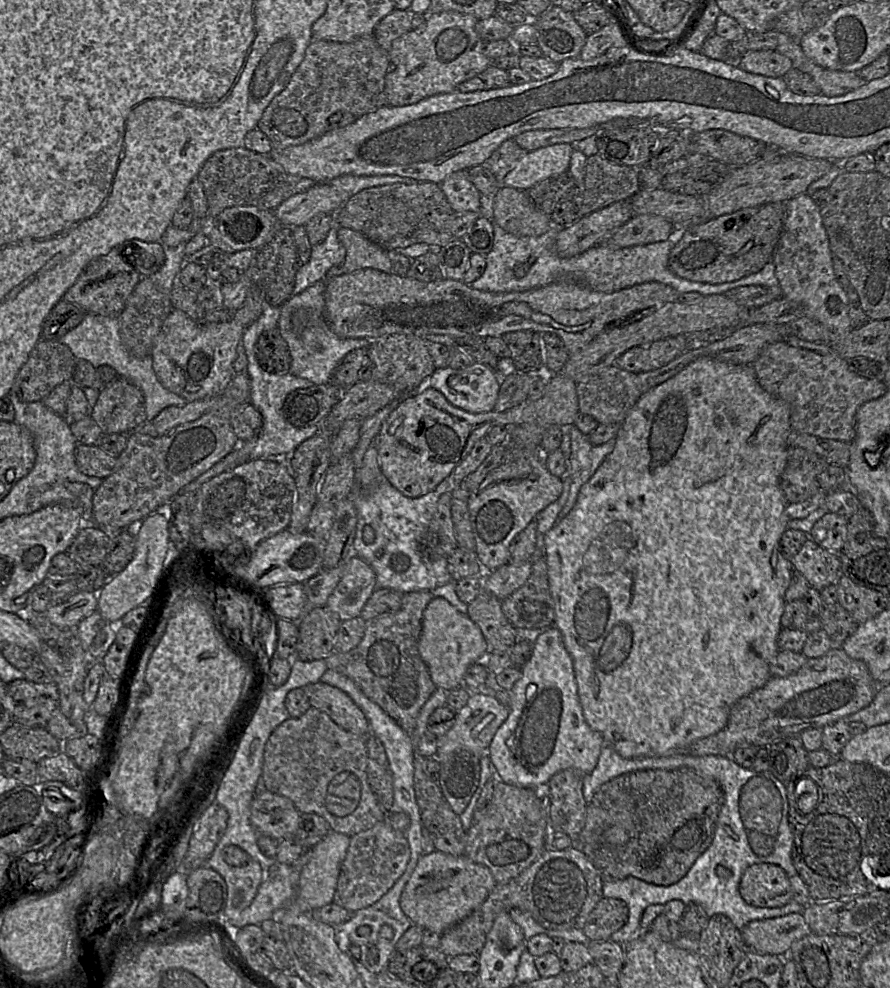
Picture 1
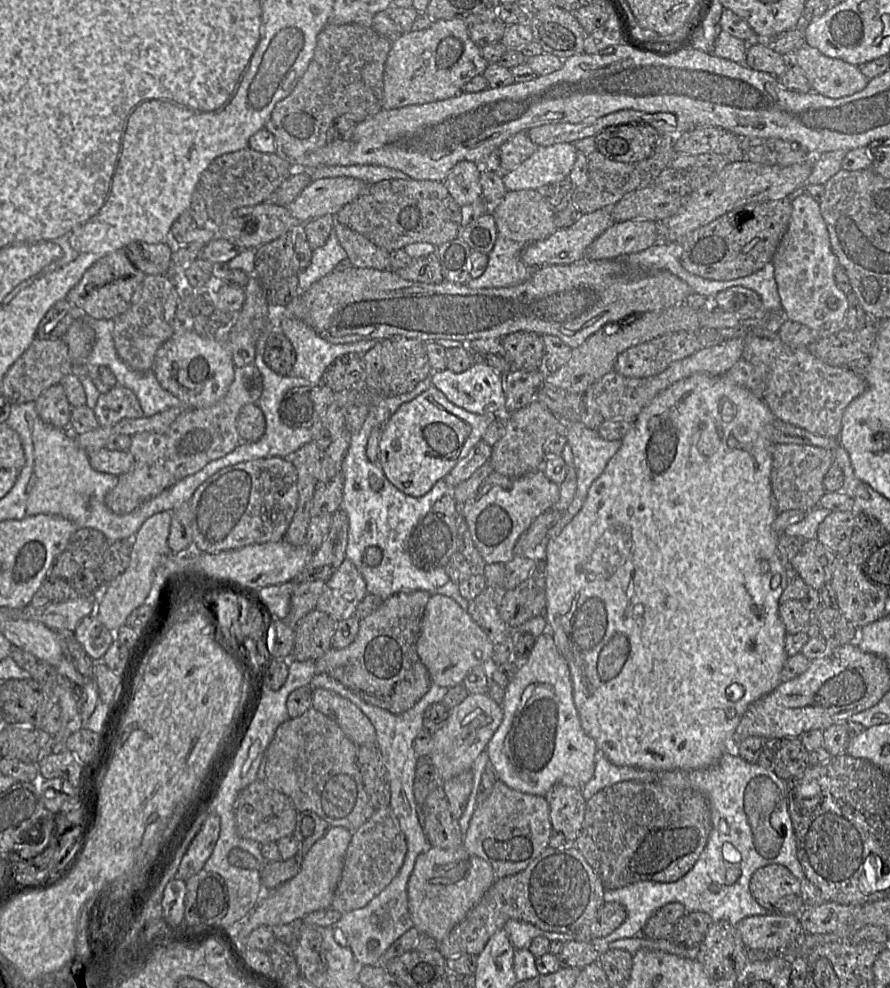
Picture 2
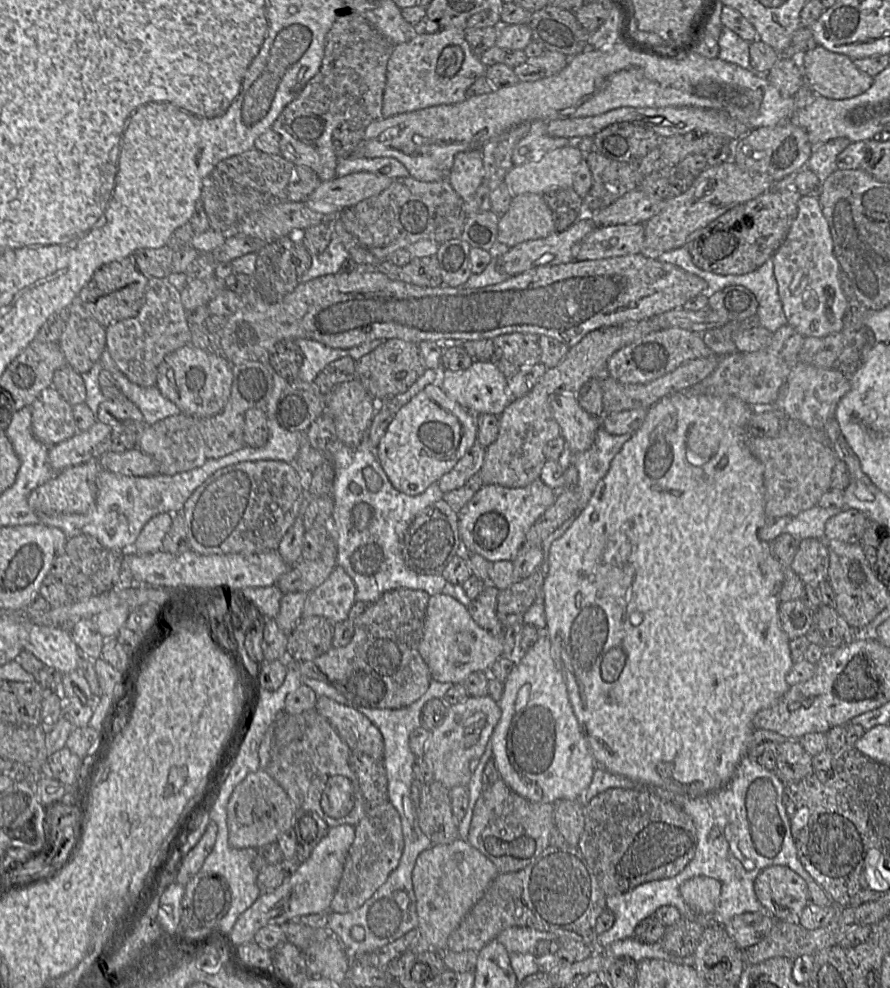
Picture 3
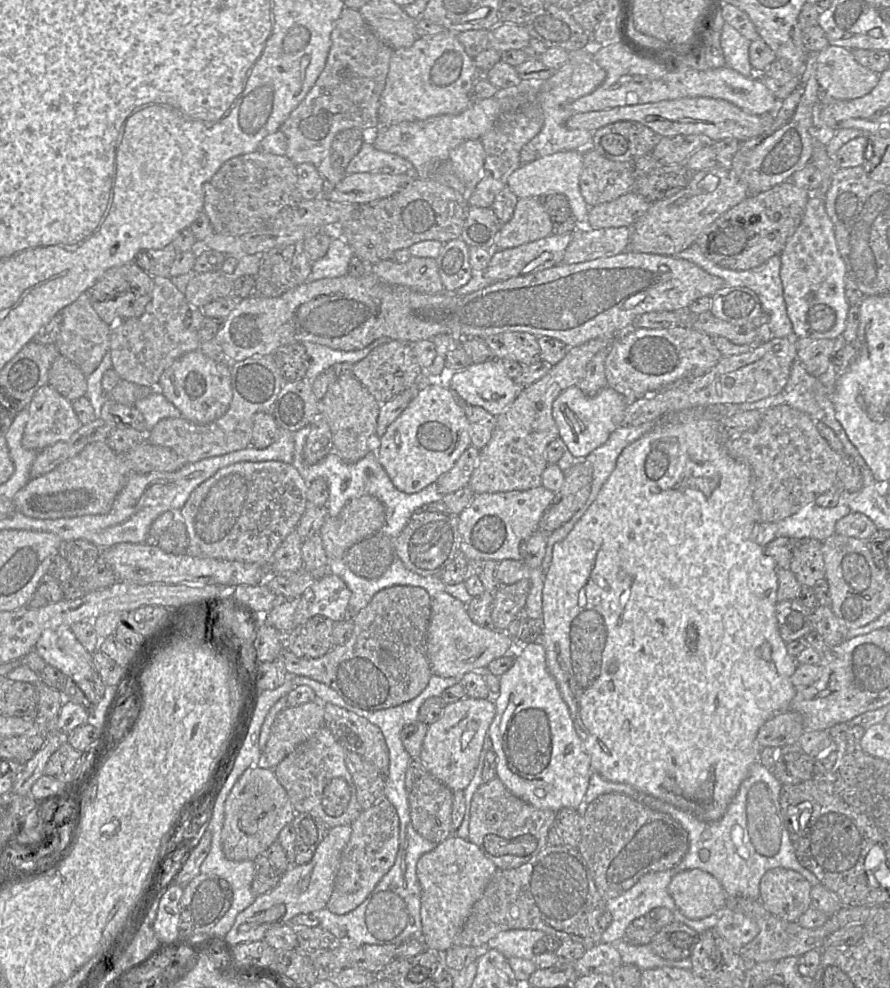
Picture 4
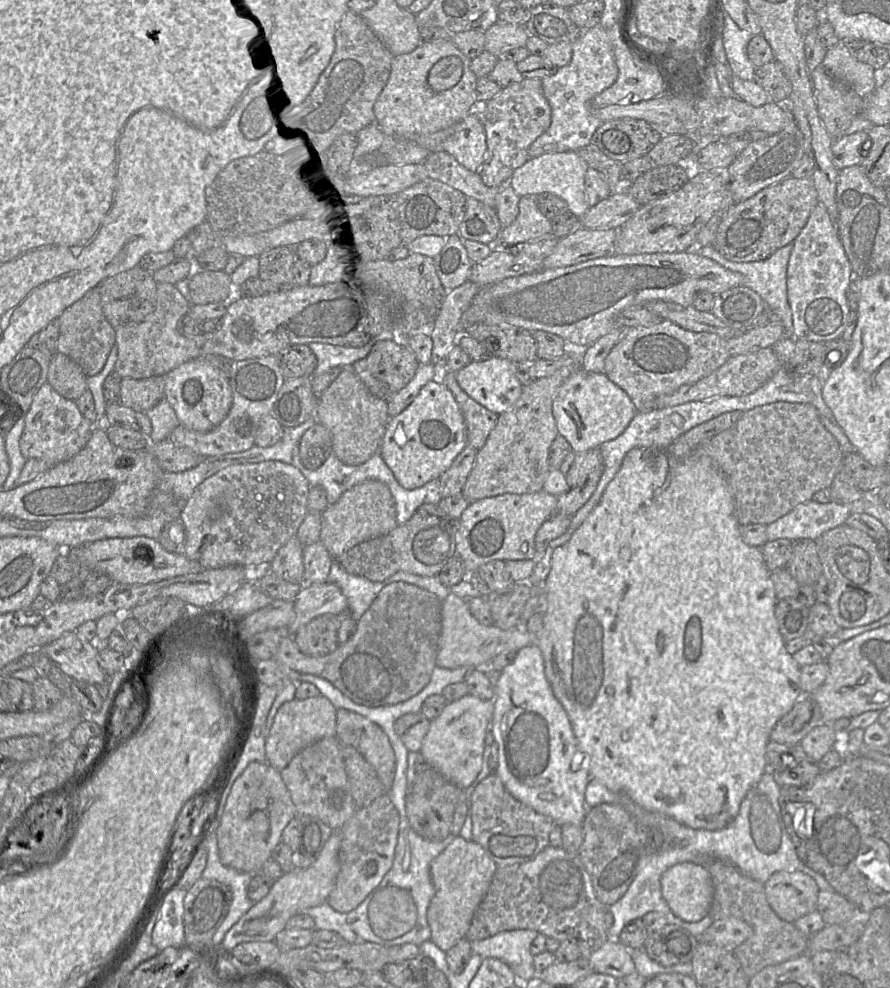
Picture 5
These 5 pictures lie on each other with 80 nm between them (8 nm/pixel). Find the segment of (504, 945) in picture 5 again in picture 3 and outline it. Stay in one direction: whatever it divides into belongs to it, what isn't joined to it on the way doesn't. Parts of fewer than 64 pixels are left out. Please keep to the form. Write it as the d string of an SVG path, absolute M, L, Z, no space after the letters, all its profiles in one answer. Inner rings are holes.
M510 927L503 930L496 939L504 945L508 953L532 954L540 940L551 941L554 933L542 932L530 927Z

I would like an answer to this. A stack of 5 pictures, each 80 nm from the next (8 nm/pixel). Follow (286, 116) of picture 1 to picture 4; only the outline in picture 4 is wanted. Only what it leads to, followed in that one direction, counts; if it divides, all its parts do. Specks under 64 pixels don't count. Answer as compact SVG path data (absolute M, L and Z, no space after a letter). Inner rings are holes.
M344 6L331 32L331 47L323 71L305 98L280 127L280 131L287 138L286 156L295 164L310 163L317 168L323 181L323 195L330 193L343 175L347 175L335 170L331 163L331 146L335 136L346 129L358 128L366 133L372 133L380 127L378 118L380 96L386 85L393 50L370 29L358 9Z

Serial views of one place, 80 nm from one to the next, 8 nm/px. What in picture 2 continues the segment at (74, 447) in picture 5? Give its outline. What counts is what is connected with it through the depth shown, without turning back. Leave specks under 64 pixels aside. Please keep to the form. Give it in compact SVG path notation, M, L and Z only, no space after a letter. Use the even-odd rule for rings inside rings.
M60 384L44 391L35 403L36 411L43 422L58 429L70 430L72 407Z

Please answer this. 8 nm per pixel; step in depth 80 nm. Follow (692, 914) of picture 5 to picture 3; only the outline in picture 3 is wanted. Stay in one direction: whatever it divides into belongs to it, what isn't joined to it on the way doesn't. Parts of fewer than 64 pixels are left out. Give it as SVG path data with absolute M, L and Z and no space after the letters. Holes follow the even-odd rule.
M696 876L680 886L680 893L692 910L713 915L720 901L721 883L708 876Z

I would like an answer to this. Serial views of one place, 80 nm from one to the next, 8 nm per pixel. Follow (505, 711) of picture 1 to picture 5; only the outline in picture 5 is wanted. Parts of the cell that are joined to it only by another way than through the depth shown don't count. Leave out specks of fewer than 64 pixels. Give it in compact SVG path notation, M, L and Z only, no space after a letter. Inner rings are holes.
M469 694L446 703L441 714L430 721L420 750L425 762L462 789L469 787L481 770L484 740L493 711L493 701L482 700Z

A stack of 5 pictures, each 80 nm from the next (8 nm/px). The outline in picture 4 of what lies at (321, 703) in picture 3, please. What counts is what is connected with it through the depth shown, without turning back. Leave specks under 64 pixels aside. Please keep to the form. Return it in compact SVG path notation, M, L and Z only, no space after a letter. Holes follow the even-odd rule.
M331 703L324 704L325 726L346 751L372 763L386 778L389 752L380 728L362 716Z

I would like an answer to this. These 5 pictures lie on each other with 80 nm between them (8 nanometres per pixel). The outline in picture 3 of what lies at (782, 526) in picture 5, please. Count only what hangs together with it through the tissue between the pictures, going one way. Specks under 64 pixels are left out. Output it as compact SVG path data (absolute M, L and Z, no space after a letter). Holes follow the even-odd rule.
M815 505L792 517L784 531L798 540L806 538L825 540L825 523L830 517L842 510L838 508L823 508Z

